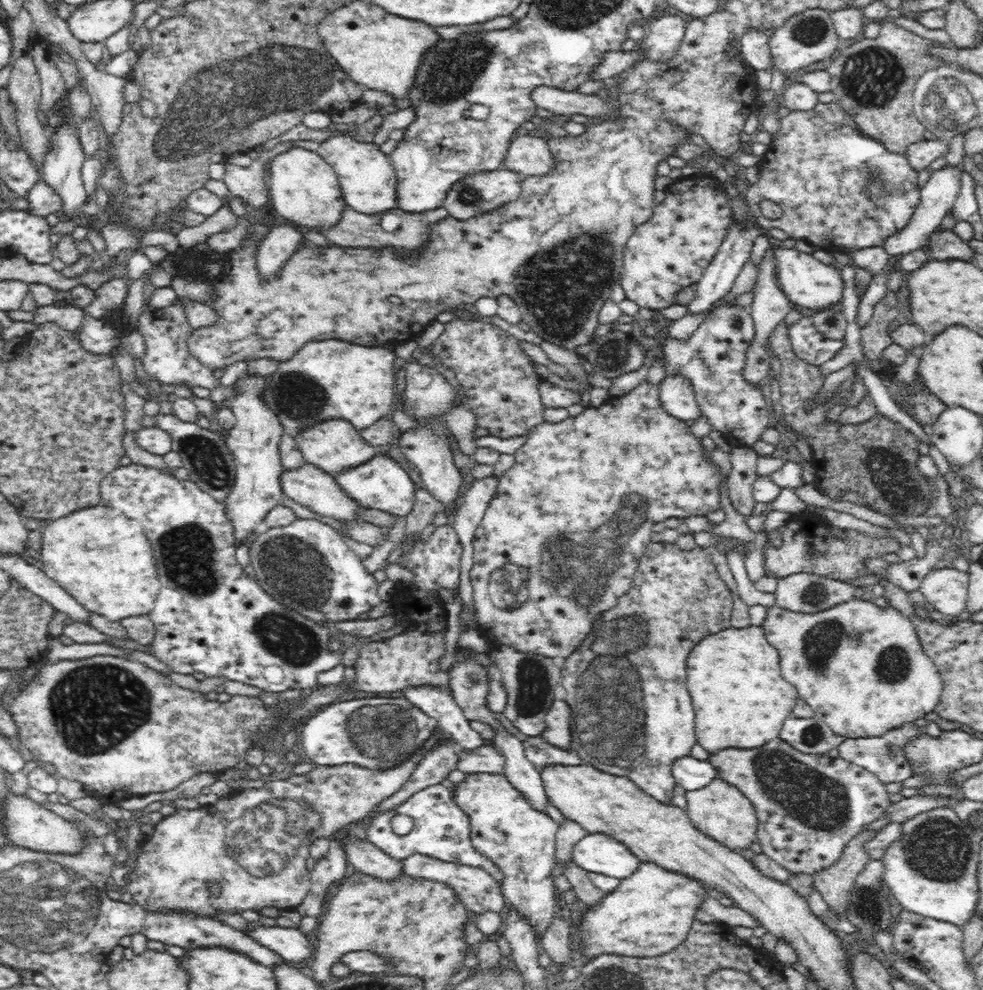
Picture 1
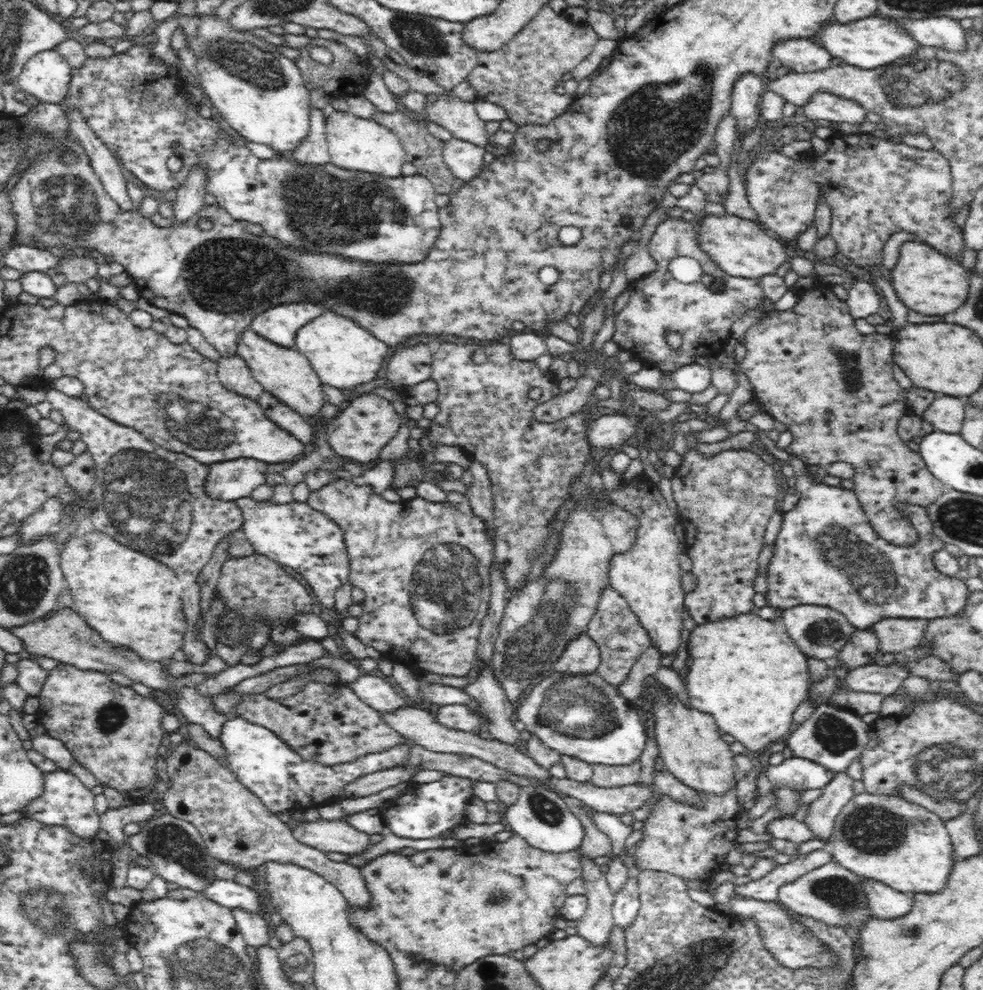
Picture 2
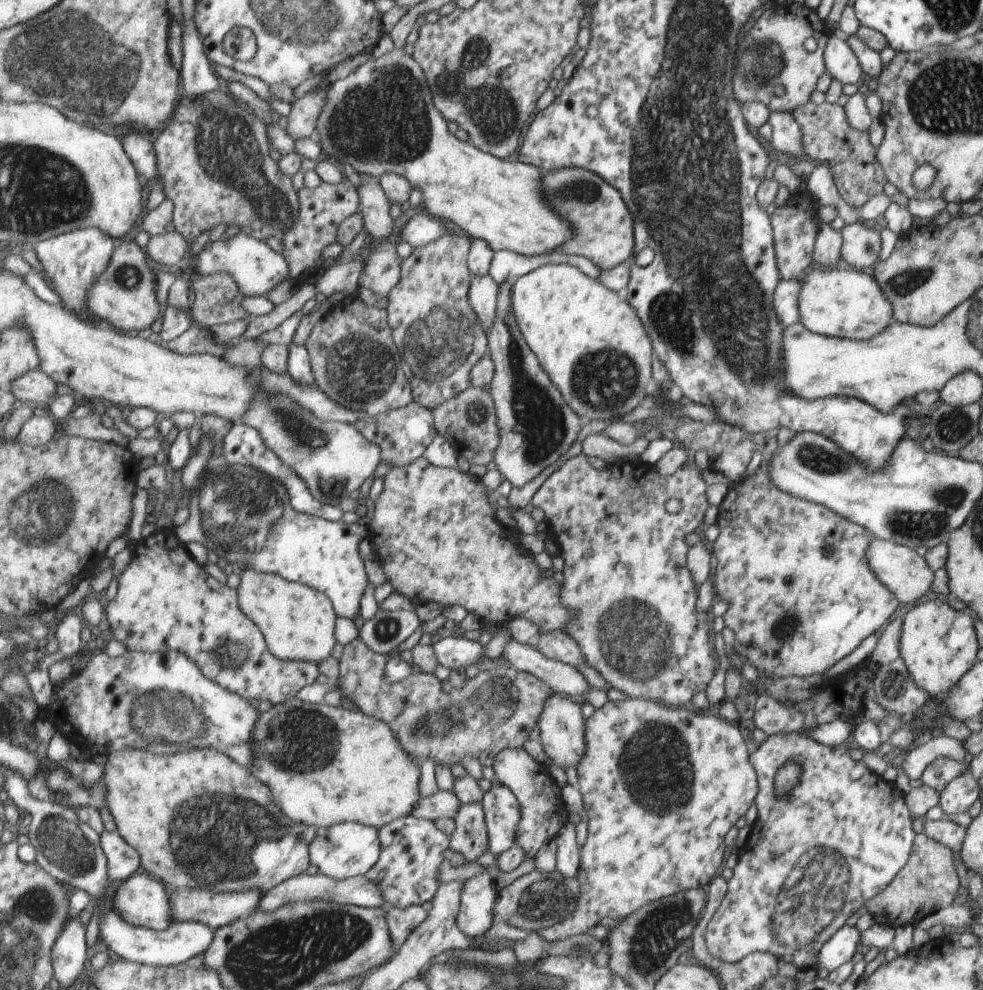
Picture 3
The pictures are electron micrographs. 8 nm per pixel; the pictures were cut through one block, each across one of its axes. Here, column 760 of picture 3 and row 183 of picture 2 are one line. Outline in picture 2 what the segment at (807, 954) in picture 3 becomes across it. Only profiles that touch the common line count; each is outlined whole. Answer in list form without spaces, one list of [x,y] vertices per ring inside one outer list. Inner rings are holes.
[[[834,130],[826,140],[826,151],[807,151],[800,158],[793,159],[772,151],[762,153],[748,166],[742,177],[750,206],[756,211],[756,222],[773,231],[782,241],[794,242],[806,233],[813,224],[818,204],[824,200],[831,211],[830,236],[837,248],[858,267],[876,270],[883,262],[884,244],[900,232],[908,232],[914,241],[928,244],[940,253],[959,262],[966,248],[964,228],[955,224],[950,212],[953,198],[951,166],[949,160],[935,148],[926,151],[910,147],[905,143],[895,144],[884,141],[870,133]]]

